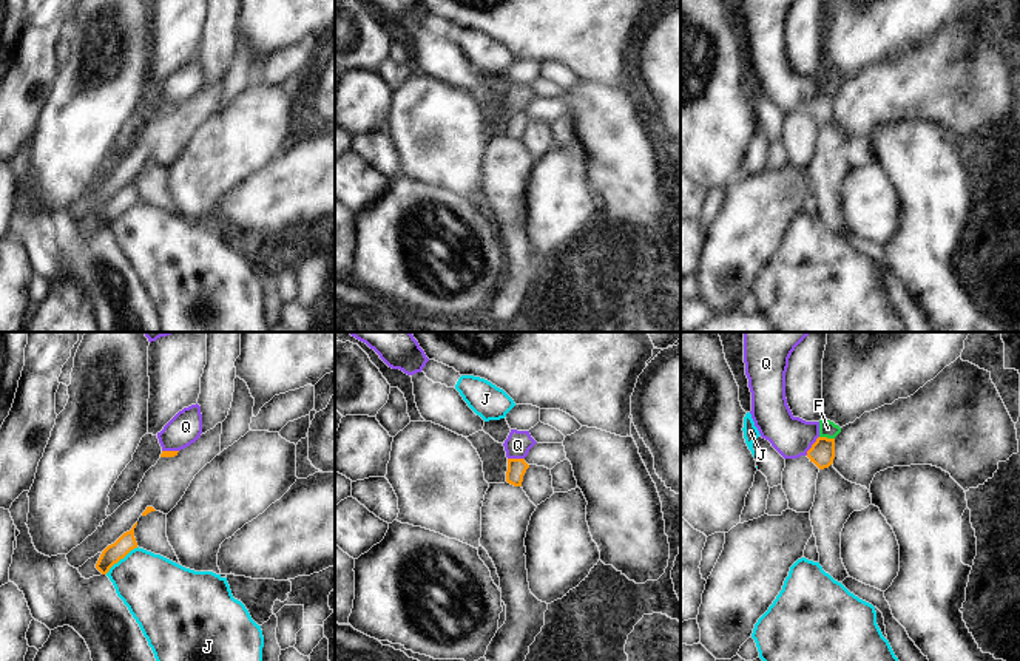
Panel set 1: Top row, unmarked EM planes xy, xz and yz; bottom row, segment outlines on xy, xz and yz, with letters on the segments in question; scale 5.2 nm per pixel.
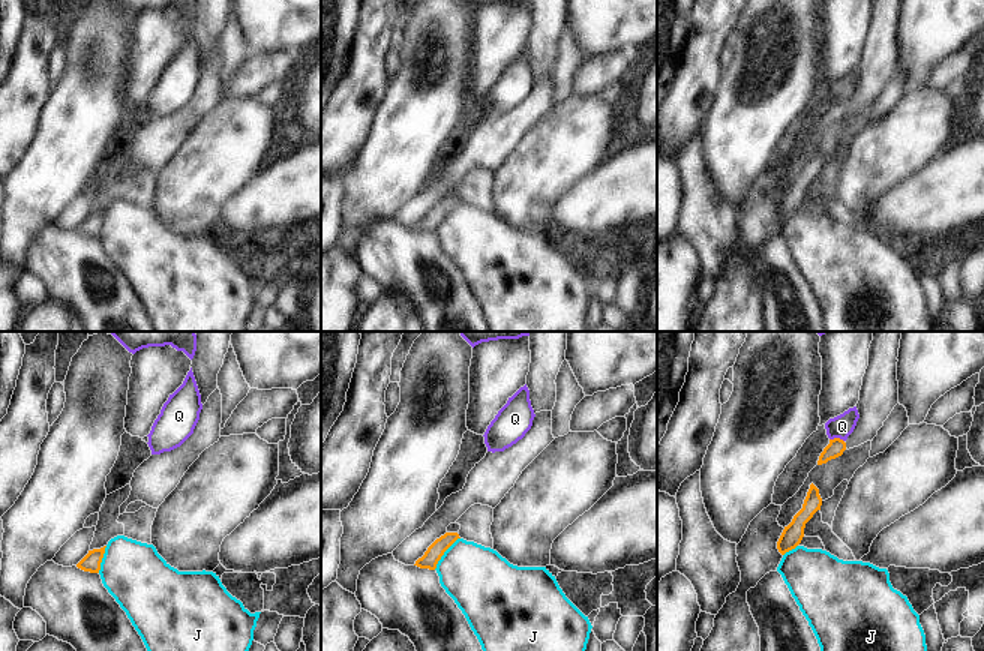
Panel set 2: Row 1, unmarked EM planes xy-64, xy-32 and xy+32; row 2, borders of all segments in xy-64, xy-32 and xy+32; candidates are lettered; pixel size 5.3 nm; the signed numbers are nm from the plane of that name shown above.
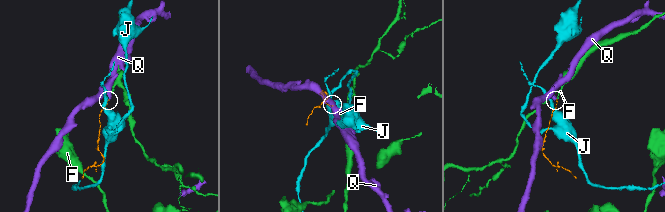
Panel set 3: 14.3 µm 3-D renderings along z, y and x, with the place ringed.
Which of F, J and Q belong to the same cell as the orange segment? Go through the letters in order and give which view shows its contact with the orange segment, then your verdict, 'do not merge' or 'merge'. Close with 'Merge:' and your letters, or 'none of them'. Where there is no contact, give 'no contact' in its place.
F: meets orange in yz; merge
J: meets orange in xy; do not merge
Q: meets orange in yz; do not merge
Merge: F

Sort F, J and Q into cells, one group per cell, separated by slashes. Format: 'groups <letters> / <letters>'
groups F / J / Q

